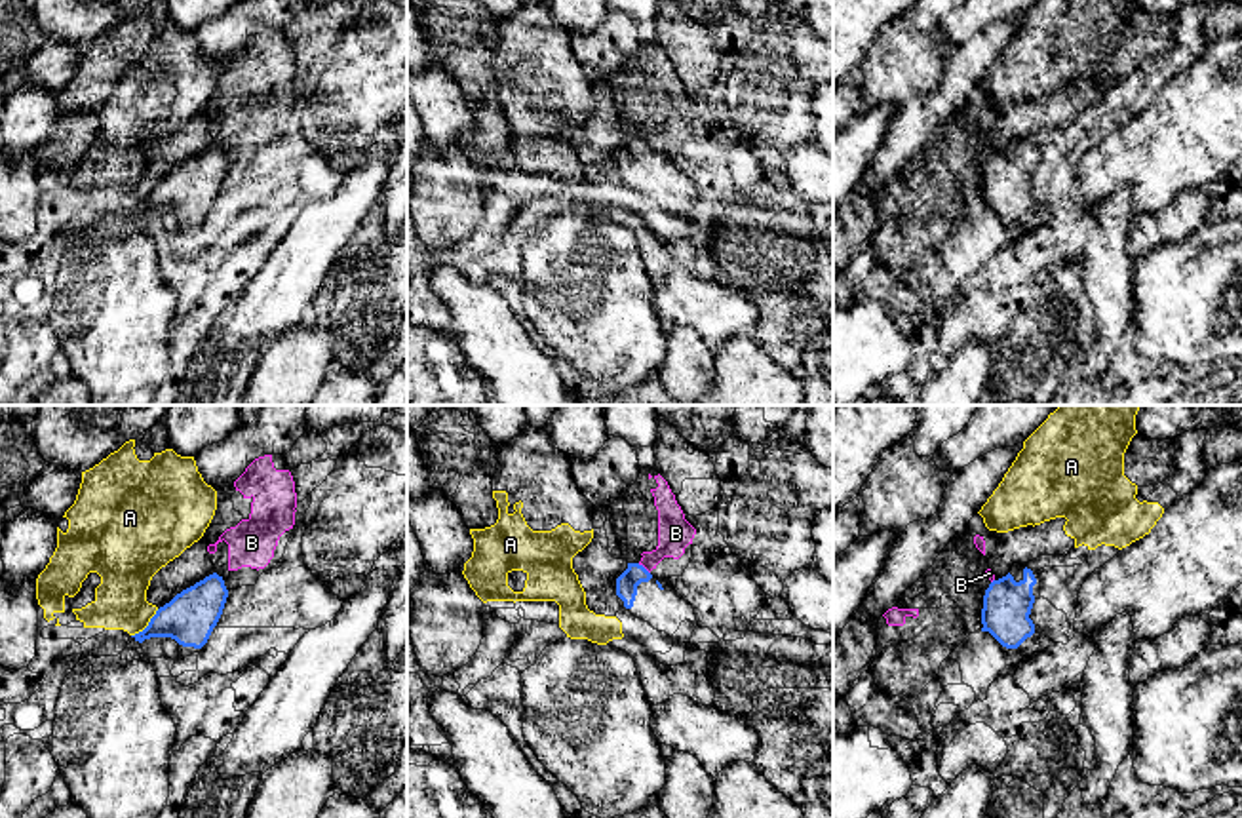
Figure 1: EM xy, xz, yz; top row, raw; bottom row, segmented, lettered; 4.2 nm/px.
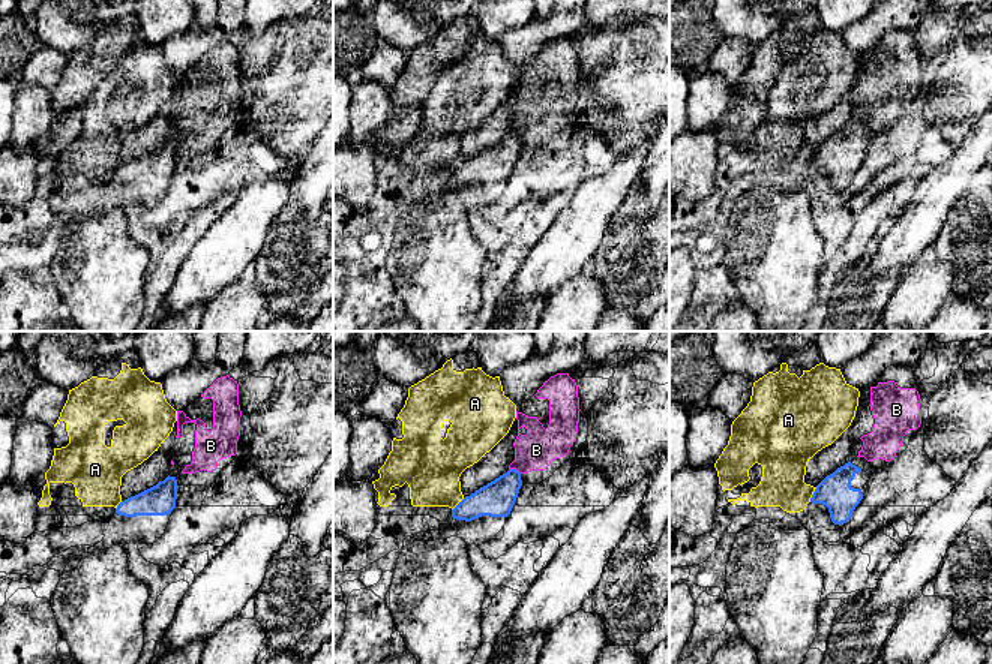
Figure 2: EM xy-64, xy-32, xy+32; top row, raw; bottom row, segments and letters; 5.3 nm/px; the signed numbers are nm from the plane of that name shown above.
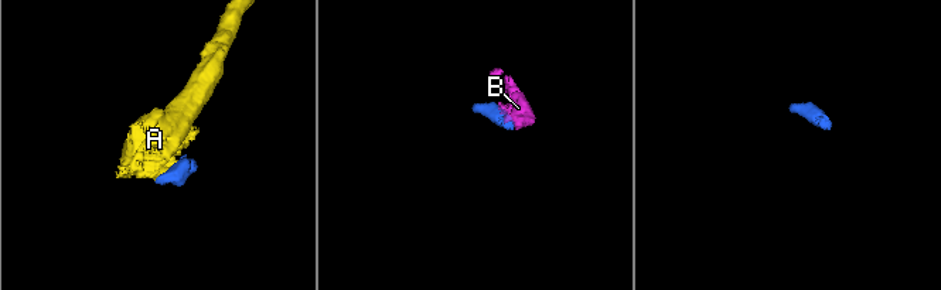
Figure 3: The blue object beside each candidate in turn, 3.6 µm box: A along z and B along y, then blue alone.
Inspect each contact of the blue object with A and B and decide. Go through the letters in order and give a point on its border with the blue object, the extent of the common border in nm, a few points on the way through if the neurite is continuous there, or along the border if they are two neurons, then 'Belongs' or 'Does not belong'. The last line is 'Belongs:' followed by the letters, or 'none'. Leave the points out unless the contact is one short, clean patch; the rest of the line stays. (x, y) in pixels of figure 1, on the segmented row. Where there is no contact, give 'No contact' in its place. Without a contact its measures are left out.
A: Touches blue at xy (149, 624). Shared border 170 nm. Boundary: xy (158, 609), (132, 636). Does not belong
B: Touches blue at xz (643, 567). Shared border 70 nm. Boundary: xz (638, 564), (649, 573). Does not belong
Belongs: none

